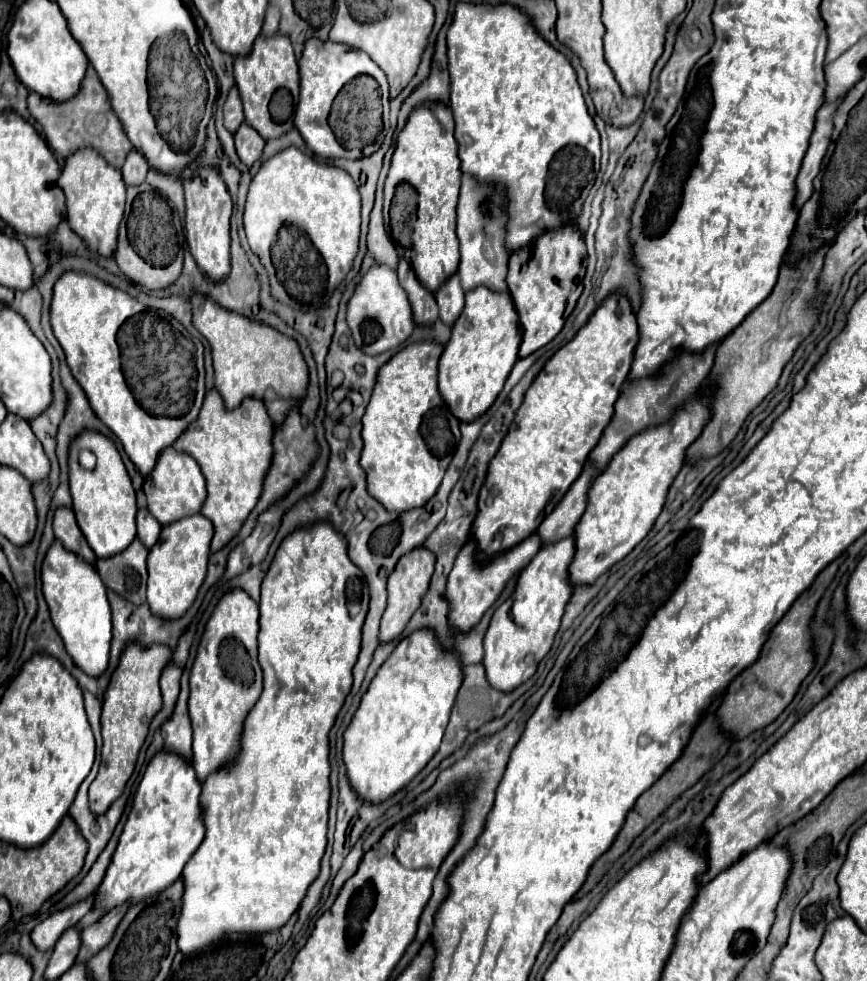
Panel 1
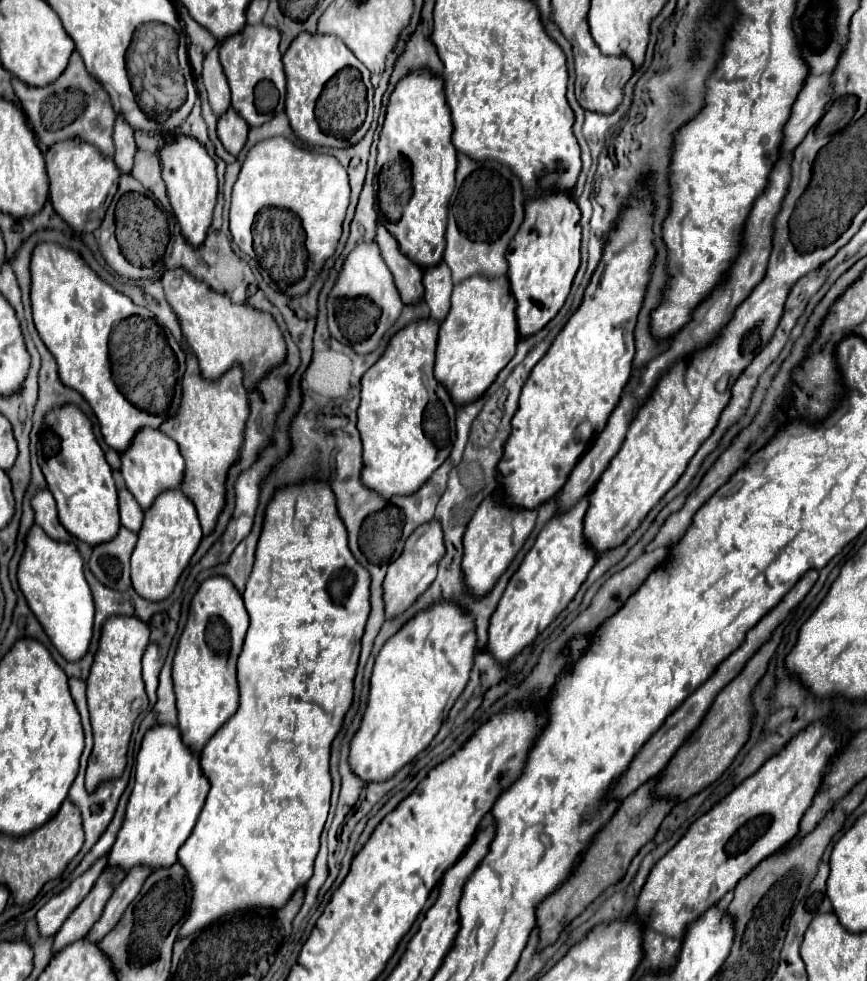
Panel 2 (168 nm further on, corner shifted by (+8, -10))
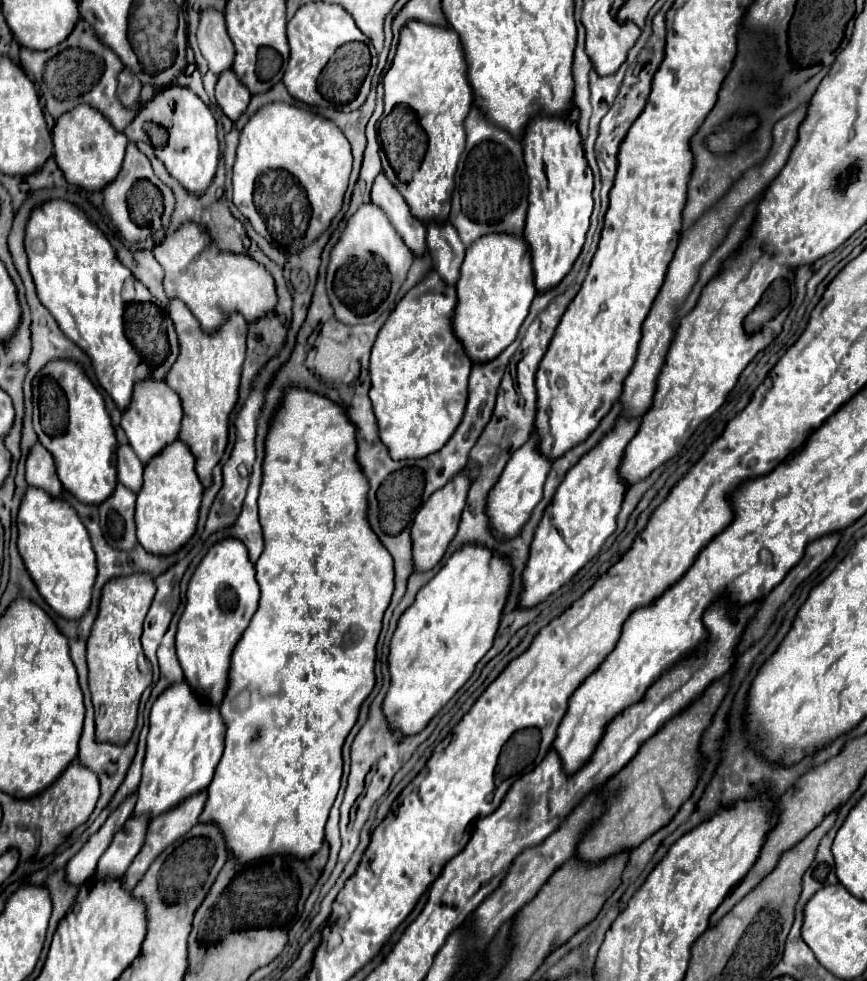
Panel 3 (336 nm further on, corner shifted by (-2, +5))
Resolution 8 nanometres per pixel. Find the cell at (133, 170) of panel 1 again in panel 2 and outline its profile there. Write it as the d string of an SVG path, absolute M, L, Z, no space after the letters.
M116 115L116 123L114 123L114 145L116 145L116 153L114 153L114 163L118 165L120 173L124 171L132 171L132 159L136 153L136 143L134 143L134 131L132 127L126 123L124 117Z

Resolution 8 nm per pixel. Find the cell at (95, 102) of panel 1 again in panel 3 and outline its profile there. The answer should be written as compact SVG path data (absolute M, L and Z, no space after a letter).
M80 20L72 34L56 48L50 48L46 52L20 48L20 66L26 72L26 76L34 82L34 86L40 88L46 100L46 110L52 114L54 120L58 120L64 112L70 112L80 104L88 104L100 114L104 114L114 126L114 130L124 132L124 128L136 116L136 110L124 108L116 96L118 74L124 68L120 58L98 40L98 36L86 20Z

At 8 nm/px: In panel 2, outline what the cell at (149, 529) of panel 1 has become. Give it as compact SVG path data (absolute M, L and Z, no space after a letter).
M128 489L118 491L118 505L120 505L122 525L126 525L126 527L130 527L130 531L138 533L140 523L144 519L144 511L142 511L142 507L138 505L138 501L134 499L134 495Z

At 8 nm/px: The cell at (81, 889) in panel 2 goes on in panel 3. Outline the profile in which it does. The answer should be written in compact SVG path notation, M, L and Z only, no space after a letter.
M132 794L130 798L126 798L106 820L106 824L82 846L82 850L66 864L66 882L70 886L80 888L94 872L96 872L96 864L102 856L102 852L106 852L106 848L110 846L110 840L114 838L114 834L122 828L122 824L132 816L136 804L136 794Z

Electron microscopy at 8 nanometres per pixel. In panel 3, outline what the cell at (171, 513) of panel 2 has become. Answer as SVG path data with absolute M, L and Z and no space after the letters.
M180 440L164 448L164 452L144 468L144 486L136 500L136 534L142 548L156 556L176 554L196 532L202 494L204 486L196 476L190 450Z

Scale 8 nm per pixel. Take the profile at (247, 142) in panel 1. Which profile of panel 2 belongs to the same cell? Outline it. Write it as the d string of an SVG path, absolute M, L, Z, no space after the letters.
M228 107L226 113L218 117L218 139L222 141L226 151L236 157L246 143L246 135L248 123L232 107Z

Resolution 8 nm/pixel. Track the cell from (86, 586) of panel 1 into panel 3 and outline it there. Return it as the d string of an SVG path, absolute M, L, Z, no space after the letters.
M28 488L18 512L18 550L46 604L66 620L80 620L92 602L96 556L76 510L62 498L52 500L40 488Z

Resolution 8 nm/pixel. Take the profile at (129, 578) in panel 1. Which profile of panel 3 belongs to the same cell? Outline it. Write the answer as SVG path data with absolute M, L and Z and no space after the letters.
M118 484L114 494L98 508L102 534L114 550L132 552L138 544L134 508L136 508L136 494L124 488L122 484Z

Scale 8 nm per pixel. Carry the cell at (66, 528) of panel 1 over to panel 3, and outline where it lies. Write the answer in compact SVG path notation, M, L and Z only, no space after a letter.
M36 444L26 458L26 482L34 488L46 490L52 498L62 496L62 484L56 476L52 454L42 444Z

